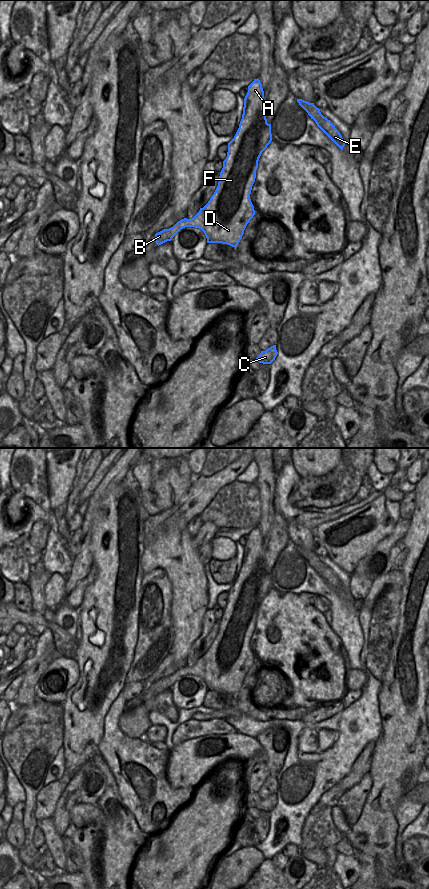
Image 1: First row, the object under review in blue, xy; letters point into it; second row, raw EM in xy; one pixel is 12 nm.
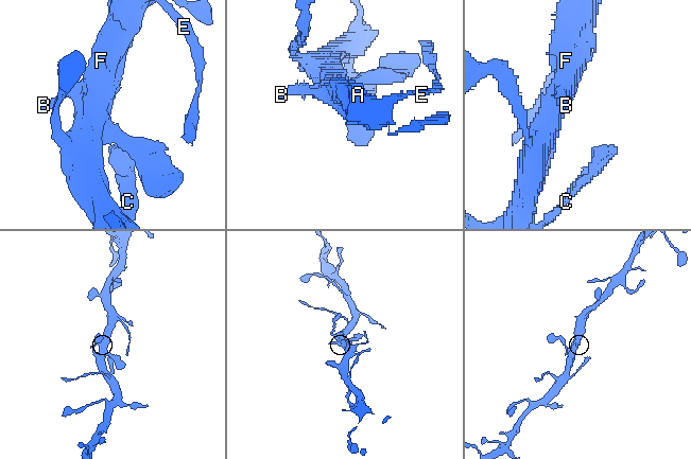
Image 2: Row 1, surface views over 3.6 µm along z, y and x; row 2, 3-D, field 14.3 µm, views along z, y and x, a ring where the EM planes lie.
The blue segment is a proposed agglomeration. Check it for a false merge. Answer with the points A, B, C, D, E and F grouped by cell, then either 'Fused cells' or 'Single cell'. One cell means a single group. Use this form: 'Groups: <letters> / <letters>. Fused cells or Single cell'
Groups: A B C D E F. Single cell.

